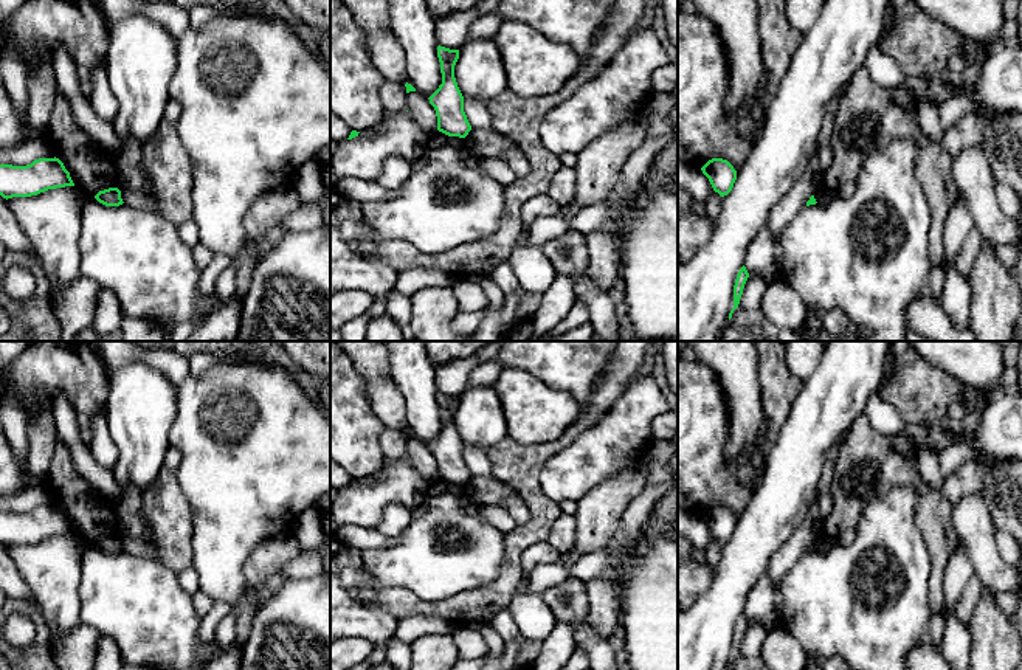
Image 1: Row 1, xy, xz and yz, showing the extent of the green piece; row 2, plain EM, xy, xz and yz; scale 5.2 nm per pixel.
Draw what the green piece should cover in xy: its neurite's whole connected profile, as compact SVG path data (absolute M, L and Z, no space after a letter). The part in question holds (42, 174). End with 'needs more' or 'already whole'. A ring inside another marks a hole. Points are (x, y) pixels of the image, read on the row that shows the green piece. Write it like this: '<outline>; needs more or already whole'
M39 158L26 166L0 164L0 195L31 197L48 189L74 186L59 158Z; already whole

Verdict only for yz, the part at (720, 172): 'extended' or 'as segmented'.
as segmented

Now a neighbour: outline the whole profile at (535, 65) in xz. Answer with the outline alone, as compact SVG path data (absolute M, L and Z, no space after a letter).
M502 20L496 43L509 88L524 98L560 92L580 68L571 45L547 39L538 29L515 20Z

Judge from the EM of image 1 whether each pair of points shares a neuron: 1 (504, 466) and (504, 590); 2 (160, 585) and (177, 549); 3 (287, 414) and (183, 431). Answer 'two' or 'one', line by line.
1: one
2: two
3: one

